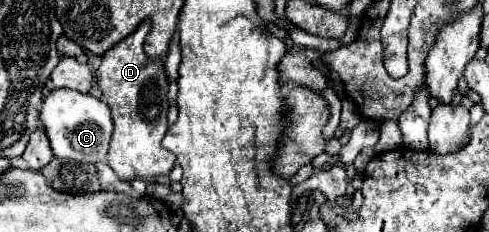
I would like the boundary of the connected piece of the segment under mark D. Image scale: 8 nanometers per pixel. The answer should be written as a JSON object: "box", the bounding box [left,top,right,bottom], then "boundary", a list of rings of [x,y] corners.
{"box":[96,22,176,180],"boundary":[[[142,22],[138,30],[126,36],[122,42],[112,46],[96,70],[98,84],[106,98],[106,104],[112,110],[114,134],[108,150],[108,164],[120,180],[154,180],[160,174],[170,174],[176,156],[162,148],[162,138],[168,130],[168,80],[164,74],[162,60],[148,60],[142,44],[150,30],[150,22]]]}

